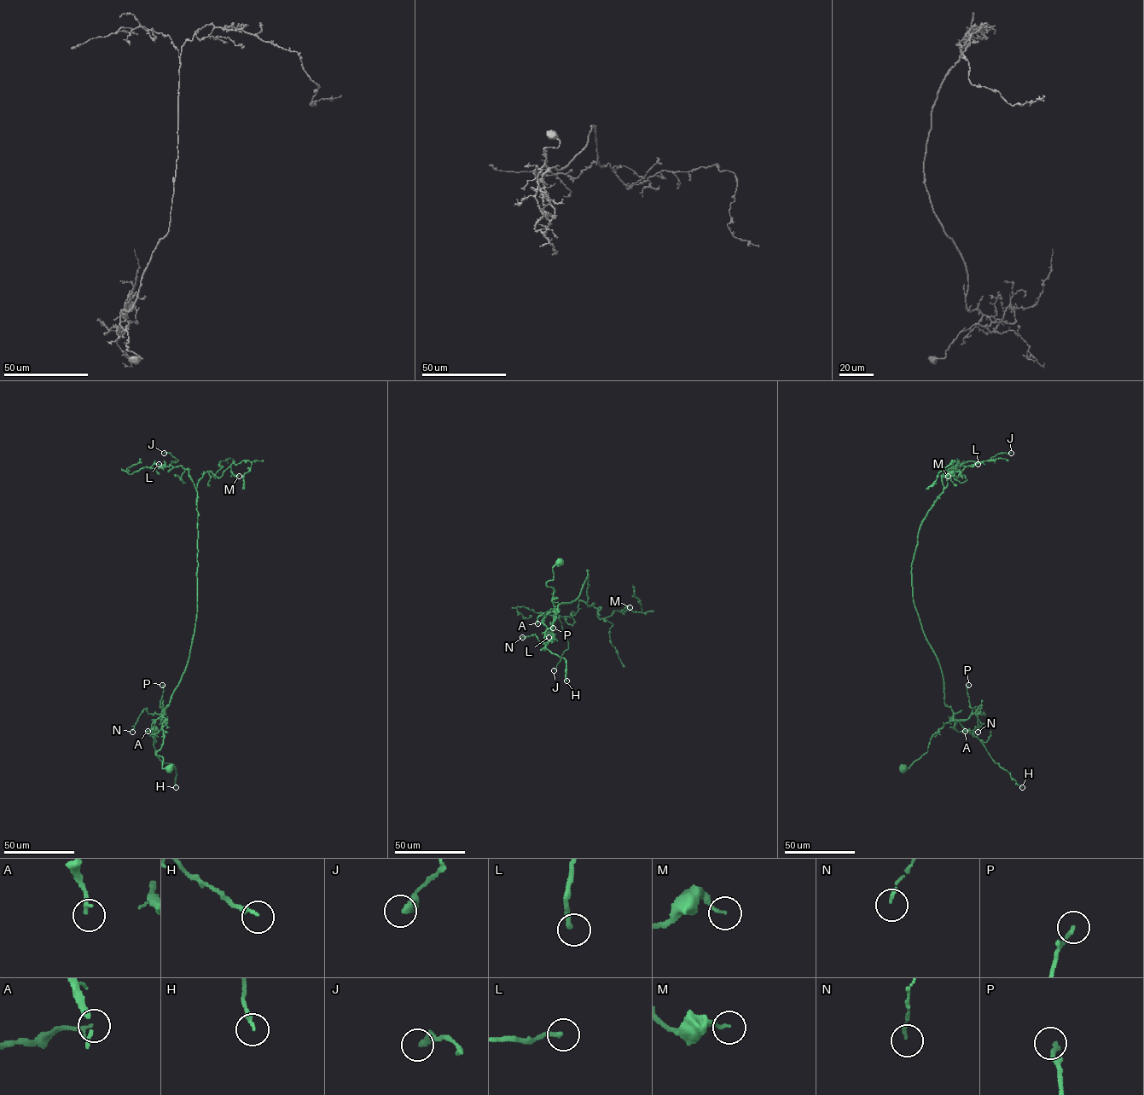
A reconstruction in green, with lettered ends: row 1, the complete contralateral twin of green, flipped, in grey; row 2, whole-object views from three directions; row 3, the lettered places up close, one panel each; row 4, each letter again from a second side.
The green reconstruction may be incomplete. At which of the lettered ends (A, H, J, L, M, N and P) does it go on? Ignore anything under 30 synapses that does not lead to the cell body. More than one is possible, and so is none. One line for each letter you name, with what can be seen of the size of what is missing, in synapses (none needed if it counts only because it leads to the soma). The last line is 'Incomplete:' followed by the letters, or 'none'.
Incomplete: none

